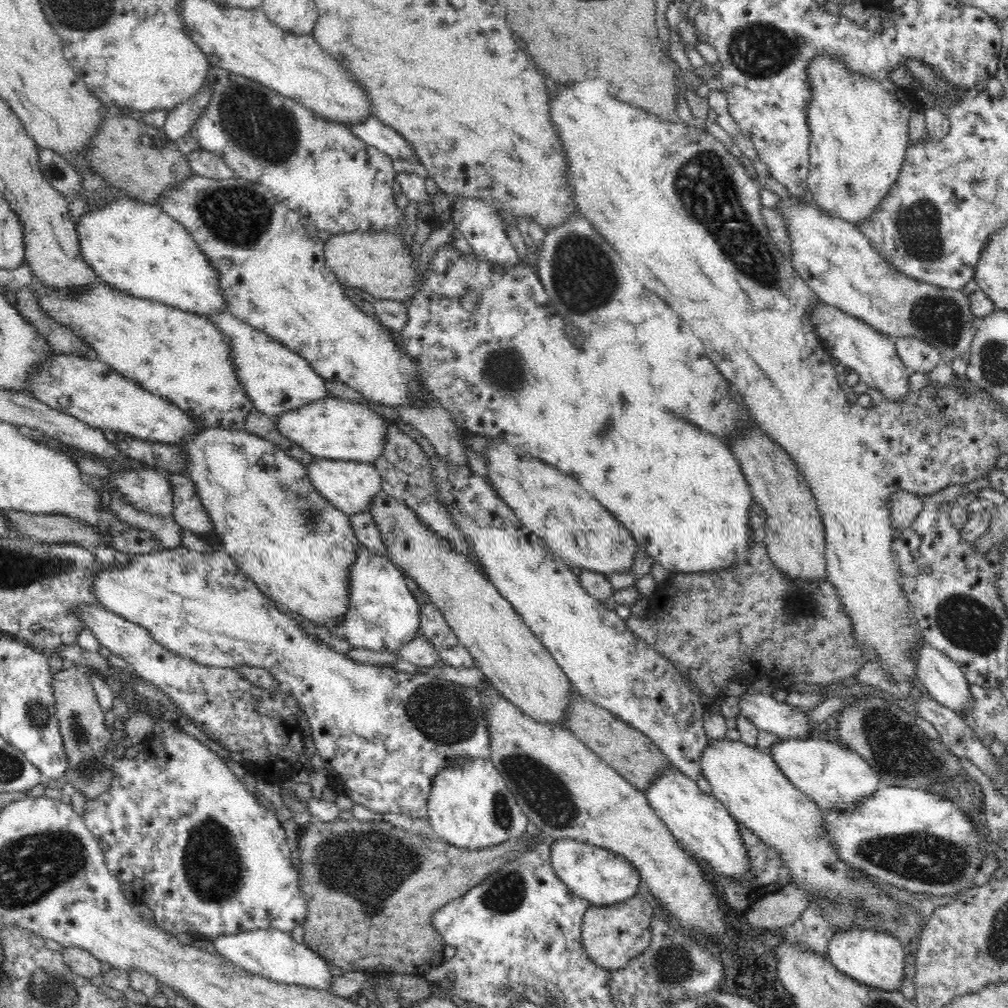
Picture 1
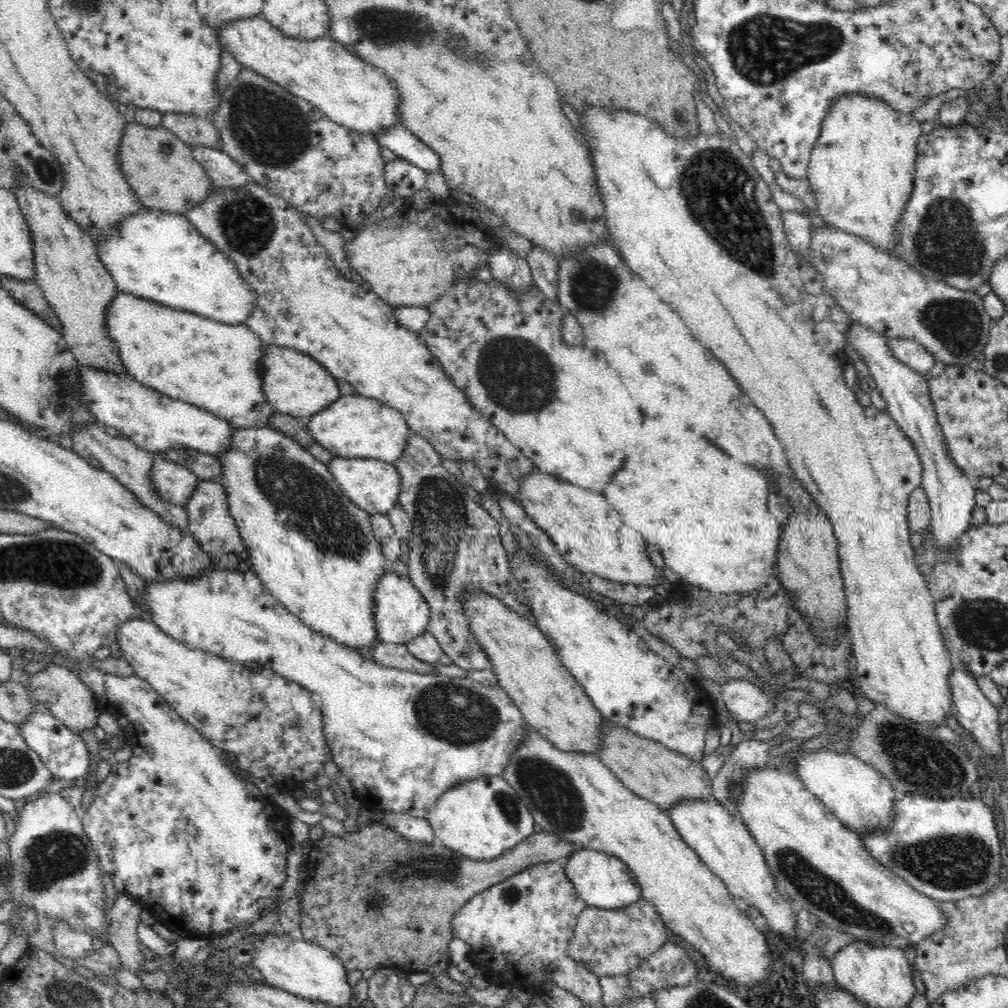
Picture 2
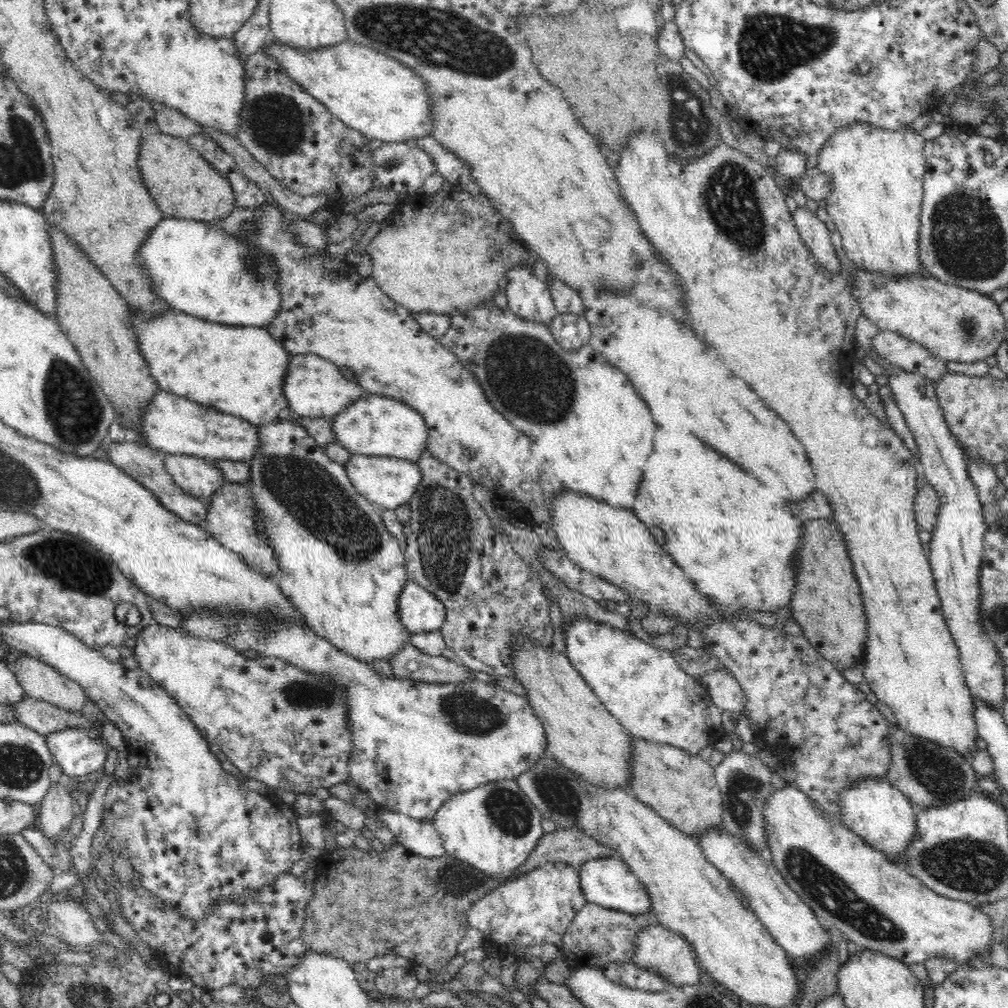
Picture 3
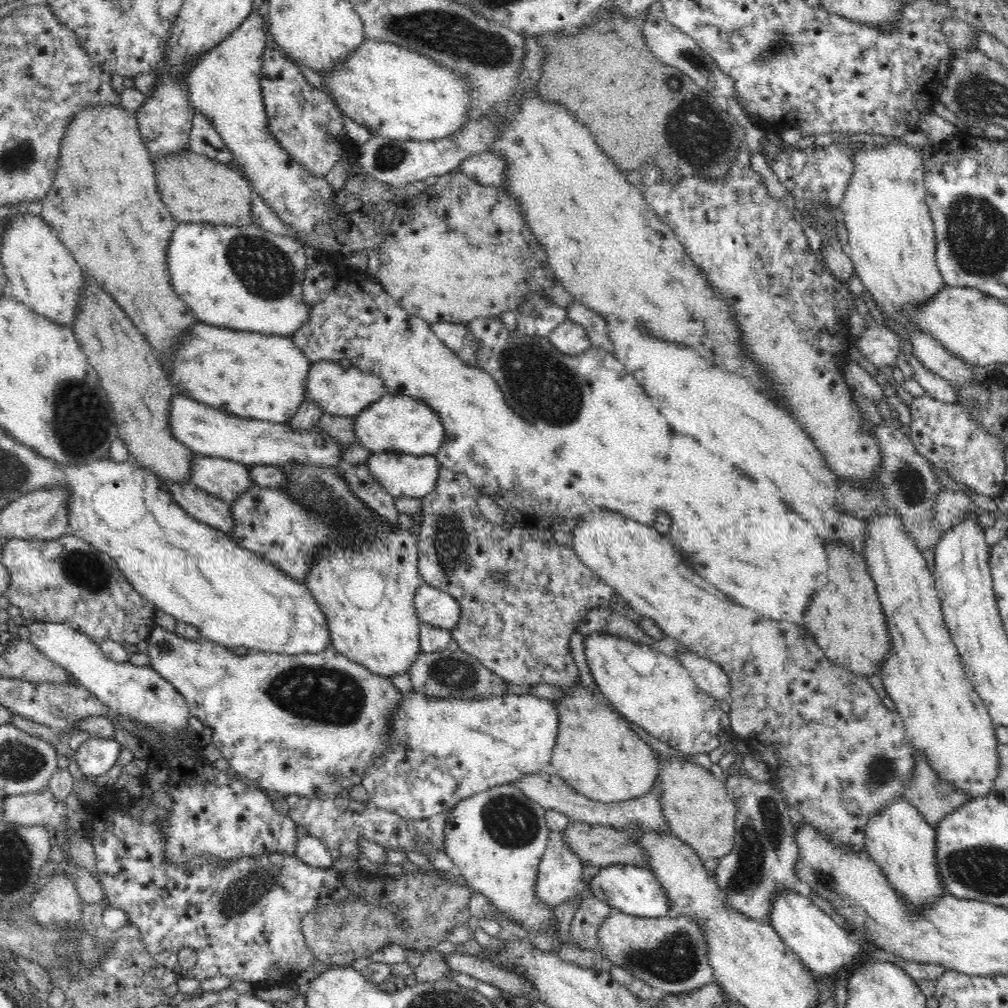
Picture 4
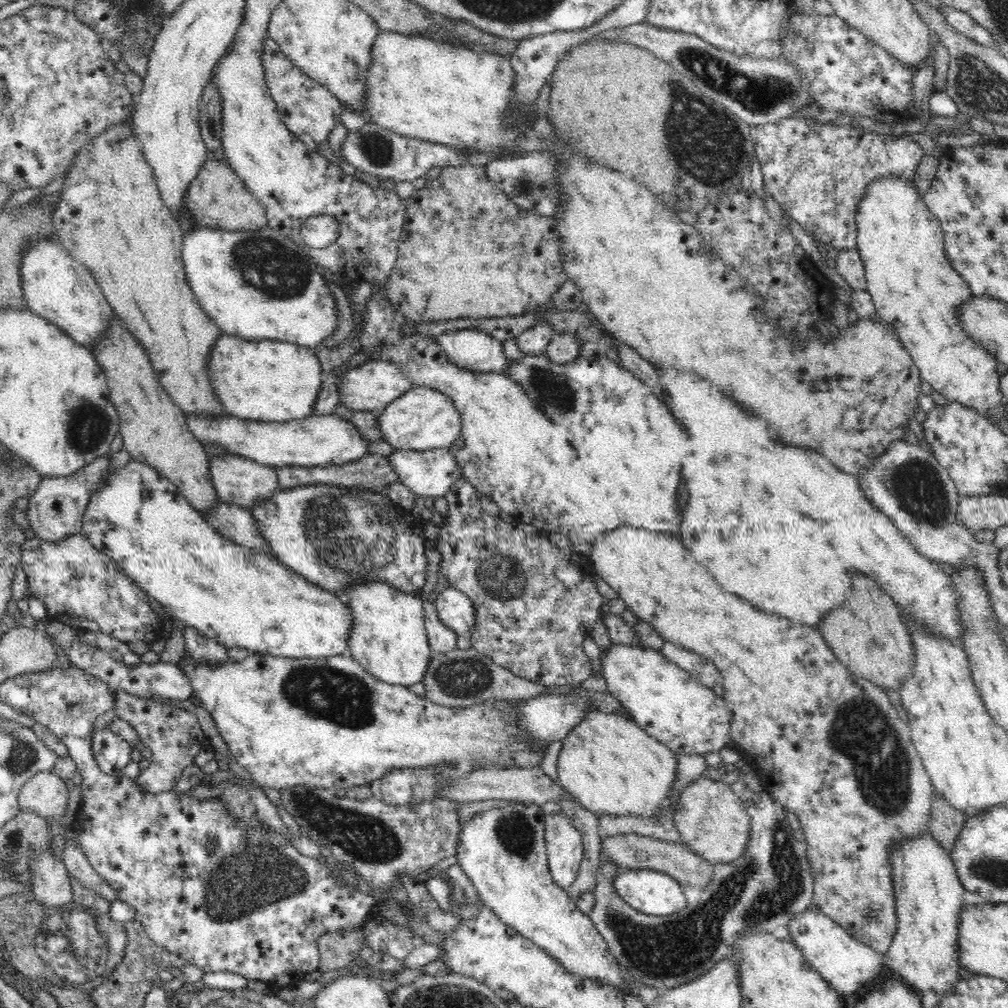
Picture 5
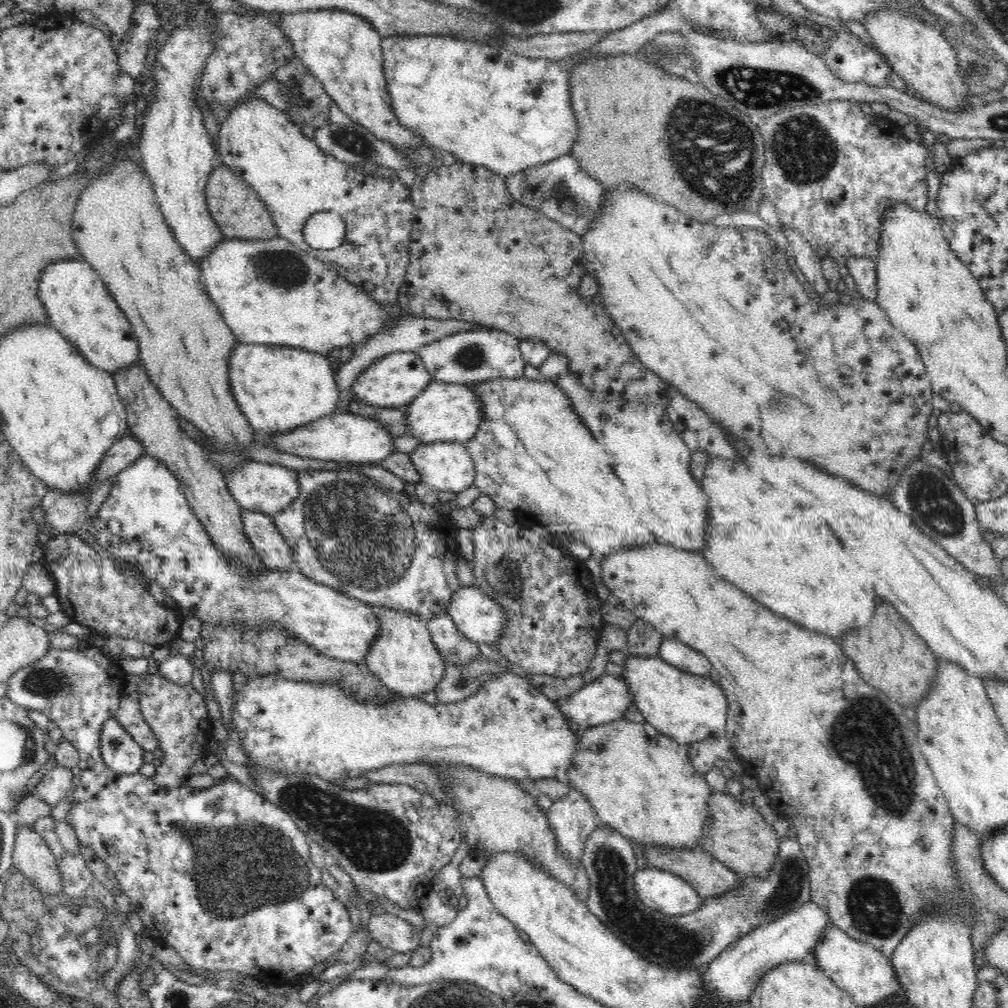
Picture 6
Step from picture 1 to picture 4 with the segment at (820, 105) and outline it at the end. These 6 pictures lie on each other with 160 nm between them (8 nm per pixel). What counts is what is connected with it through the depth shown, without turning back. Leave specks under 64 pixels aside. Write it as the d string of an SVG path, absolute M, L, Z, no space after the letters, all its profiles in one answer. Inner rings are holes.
M899 138L890 144L868 145L856 149L851 154L853 160L853 177L850 179L847 193L841 198L840 210L844 212L844 224L848 231L848 242L852 252L850 259L855 272L863 285L872 294L873 300L880 309L903 325L913 345L913 354L918 360L933 373L938 374L954 387L965 387L970 381L976 381L970 364L961 358L956 358L941 342L933 336L922 332L911 324L909 318L903 318L905 308L910 304L921 305L928 302L939 290L947 284L941 277L936 264L936 233L929 206L926 202L926 187L924 186L925 161L916 146L907 144Z

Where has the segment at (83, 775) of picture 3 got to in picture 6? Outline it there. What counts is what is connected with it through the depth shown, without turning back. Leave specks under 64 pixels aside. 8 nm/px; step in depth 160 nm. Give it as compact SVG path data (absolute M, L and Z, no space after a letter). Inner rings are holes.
M115 717L104 722L100 748L105 765L118 774L136 774L144 762L143 748L119 725Z

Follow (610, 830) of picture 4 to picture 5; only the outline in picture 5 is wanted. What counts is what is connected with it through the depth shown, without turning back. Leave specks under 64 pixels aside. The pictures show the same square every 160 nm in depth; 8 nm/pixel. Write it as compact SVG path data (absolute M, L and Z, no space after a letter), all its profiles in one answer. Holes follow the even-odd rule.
M636 833L601 837L601 856L620 864L625 870L648 869L672 876L676 882L680 883L687 902L699 899L701 890L709 885L714 874L713 864L704 860L685 843L664 842L657 838L637 835Z

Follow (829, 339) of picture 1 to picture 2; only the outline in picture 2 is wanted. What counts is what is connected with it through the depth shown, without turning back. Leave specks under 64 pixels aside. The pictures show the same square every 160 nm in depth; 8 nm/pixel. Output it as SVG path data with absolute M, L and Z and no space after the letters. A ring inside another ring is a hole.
M852 323L847 332L847 343L850 348L859 351L861 360L866 363L870 376L875 380L877 389L886 401L886 410L898 423L898 426L912 439L918 451L923 467L922 489L928 496L931 510L929 530L936 539L936 545L942 549L949 549L957 545L962 534L972 528L972 510L976 503L974 480L966 477L950 459L945 436L937 421L937 409L934 408L930 393L928 392L927 379L923 373L915 372L907 367L900 359L896 359L887 338L884 335L858 323Z

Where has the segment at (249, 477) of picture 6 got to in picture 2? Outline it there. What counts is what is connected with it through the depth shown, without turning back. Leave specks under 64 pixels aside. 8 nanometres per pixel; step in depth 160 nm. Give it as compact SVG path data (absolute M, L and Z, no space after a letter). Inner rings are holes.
M156 458L152 464L152 487L160 501L174 506L184 506L200 481L188 468L170 460Z

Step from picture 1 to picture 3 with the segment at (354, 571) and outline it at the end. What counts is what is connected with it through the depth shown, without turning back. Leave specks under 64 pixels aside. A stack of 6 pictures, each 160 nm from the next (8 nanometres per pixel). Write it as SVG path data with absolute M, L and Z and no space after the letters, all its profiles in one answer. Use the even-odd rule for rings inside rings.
M406 581L398 596L401 623L410 634L438 631L445 621L445 606L423 586Z

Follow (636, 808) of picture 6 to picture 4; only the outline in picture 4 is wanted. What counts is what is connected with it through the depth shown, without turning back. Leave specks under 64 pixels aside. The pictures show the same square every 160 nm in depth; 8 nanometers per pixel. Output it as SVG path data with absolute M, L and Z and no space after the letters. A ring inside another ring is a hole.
M574 683L568 687L567 694L568 696L553 701L557 714L559 714L559 729L551 764L556 768L557 775L577 793L603 803L638 798L652 791L659 769L660 755L658 752L643 742L630 728L628 721L624 720L618 712L606 705L604 701L600 701L592 689Z

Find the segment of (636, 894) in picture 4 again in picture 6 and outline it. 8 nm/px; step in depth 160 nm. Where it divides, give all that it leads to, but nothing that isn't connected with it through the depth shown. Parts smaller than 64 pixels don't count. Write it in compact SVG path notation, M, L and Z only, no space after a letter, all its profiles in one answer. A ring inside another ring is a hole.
M656 868L638 869L633 878L638 898L648 908L675 918L694 912L702 902L683 877Z

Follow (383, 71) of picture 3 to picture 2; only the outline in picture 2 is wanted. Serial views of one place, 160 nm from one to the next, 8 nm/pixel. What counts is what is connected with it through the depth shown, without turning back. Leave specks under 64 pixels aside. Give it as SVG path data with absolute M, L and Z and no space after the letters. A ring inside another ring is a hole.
M261 15L224 23L219 27L214 27L213 32L218 37L222 51L230 51L243 69L253 70L279 84L294 96L307 100L312 107L319 109L324 117L328 117L342 126L375 136L378 131L399 124L400 113L398 113L396 106L400 106L400 103L392 82L388 78L384 78L384 74L380 74L374 66L368 66L368 62L356 58L354 54L350 54L350 50L332 39L300 40L289 38Z

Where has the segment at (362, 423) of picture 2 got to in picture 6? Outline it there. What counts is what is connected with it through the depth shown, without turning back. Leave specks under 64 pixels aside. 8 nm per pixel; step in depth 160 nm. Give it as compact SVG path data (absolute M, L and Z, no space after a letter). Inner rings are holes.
M430 381L406 407L407 434L414 436L421 444L437 441L465 443L476 434L483 417L477 394L469 385L453 382Z

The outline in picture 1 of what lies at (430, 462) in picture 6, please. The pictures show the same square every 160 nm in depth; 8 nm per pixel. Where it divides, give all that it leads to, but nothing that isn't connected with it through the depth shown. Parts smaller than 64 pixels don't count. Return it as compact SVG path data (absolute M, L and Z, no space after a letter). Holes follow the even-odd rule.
M314 459L307 465L308 478L312 487L328 499L328 502L337 509L348 515L355 513L367 512L369 505L376 494L382 490L382 478L374 464L355 463L352 461L335 461L331 459Z

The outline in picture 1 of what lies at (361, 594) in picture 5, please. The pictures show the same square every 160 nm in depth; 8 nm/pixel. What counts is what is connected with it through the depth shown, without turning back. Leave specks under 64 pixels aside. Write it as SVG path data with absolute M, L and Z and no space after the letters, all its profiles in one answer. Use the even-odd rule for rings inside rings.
M205 427L199 431L194 431L188 436L185 436L177 444L184 452L186 457L186 463L188 463L188 478L194 483L196 487L196 495L202 503L202 507L206 509L208 517L210 517L211 526L214 527L214 535L216 535L217 542L219 542L220 549L230 555L232 562L246 575L250 580L253 580L260 591L274 601L278 606L288 610L289 612L296 612L300 616L304 616L312 621L315 626L326 626L328 623L334 623L337 625L343 618L344 614L348 610L348 588L347 576L353 560L356 558L356 549L359 542L356 540L356 535L352 531L352 525L350 525L350 515L332 506L328 499L322 497L310 483L308 478L307 466L300 465L298 460L294 460L288 455L284 448L280 448L275 444L272 444L265 438L260 438L251 432L244 430L232 430L222 427Z

